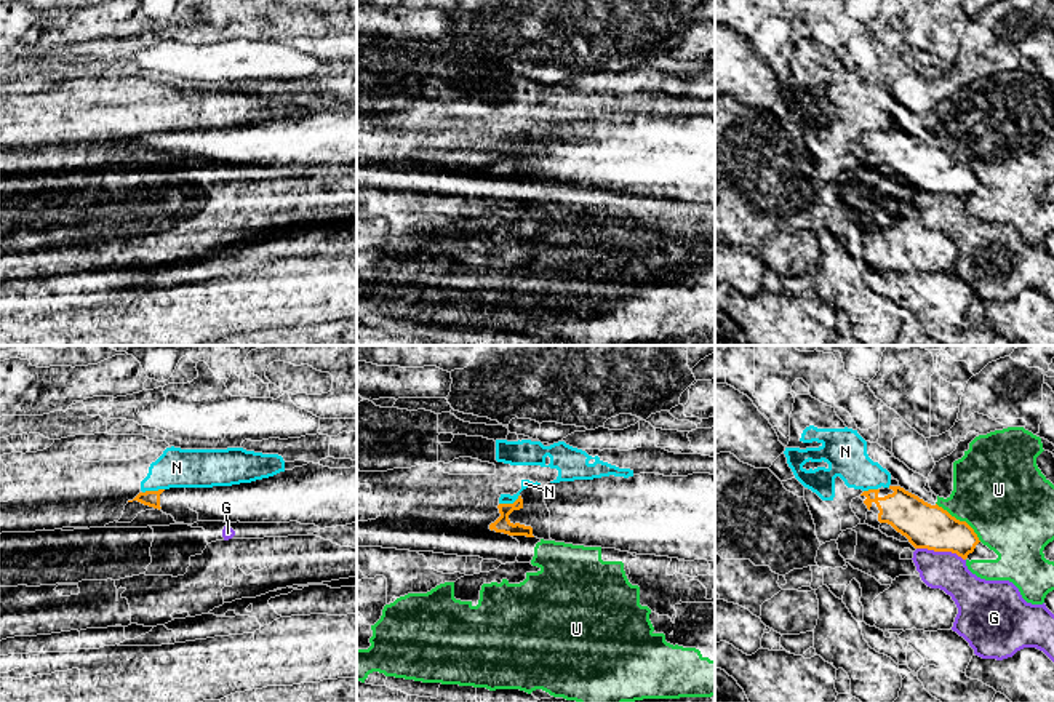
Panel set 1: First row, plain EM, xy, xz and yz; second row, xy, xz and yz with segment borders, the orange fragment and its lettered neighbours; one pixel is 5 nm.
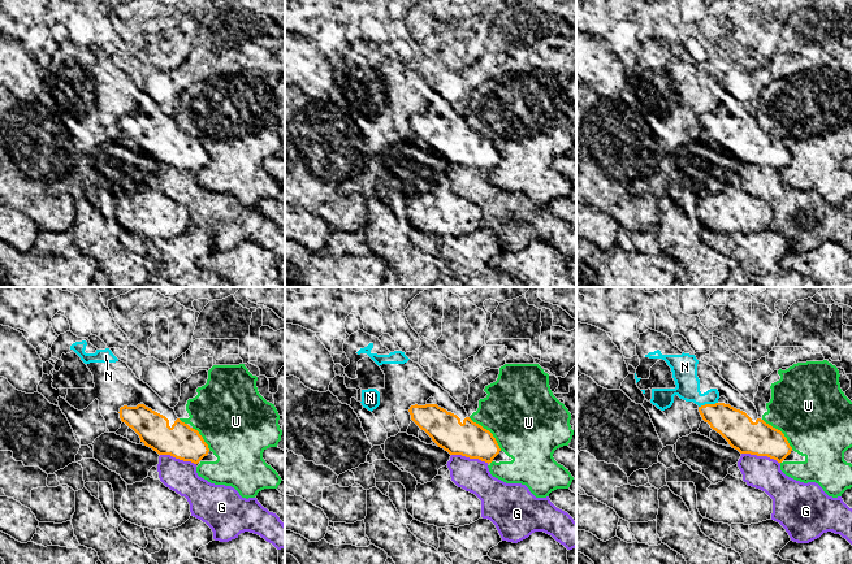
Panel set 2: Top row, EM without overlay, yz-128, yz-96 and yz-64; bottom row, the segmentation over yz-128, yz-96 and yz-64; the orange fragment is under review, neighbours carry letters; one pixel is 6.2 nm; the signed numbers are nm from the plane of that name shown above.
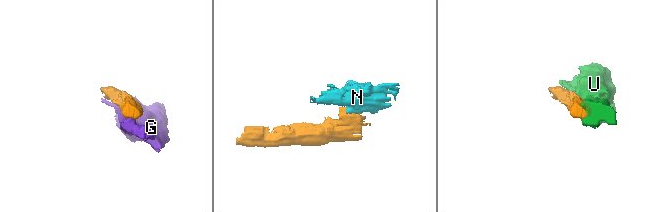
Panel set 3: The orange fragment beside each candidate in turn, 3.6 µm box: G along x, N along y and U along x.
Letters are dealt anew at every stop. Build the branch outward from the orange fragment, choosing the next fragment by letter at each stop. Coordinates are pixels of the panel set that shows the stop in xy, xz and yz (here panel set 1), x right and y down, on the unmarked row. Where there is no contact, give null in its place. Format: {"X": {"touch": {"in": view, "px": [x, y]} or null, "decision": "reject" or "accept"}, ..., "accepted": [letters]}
{"G": {"touch": {"in": "yz", "px": [941, 192]}, "decision": "reject"}, "N": {"touch": {"in": "xy", "px": [152, 133]}, "decision": "reject"}, "U": {"touch": {"in": "yz", "px": [958, 162]}, "decision": "reject"}, "accepted": []}

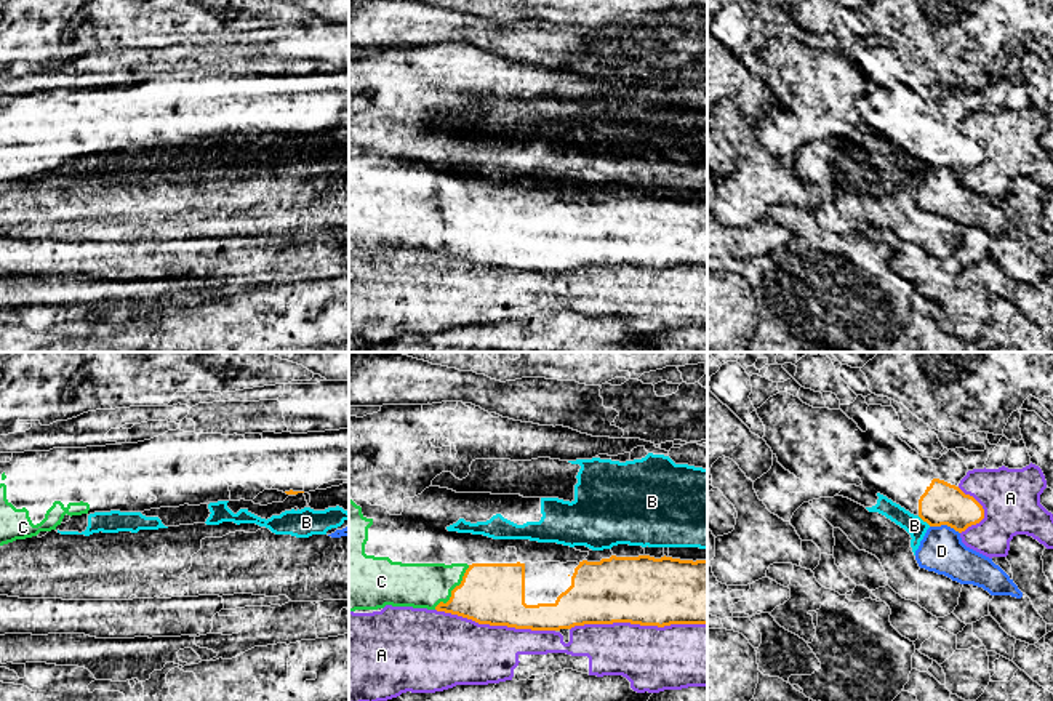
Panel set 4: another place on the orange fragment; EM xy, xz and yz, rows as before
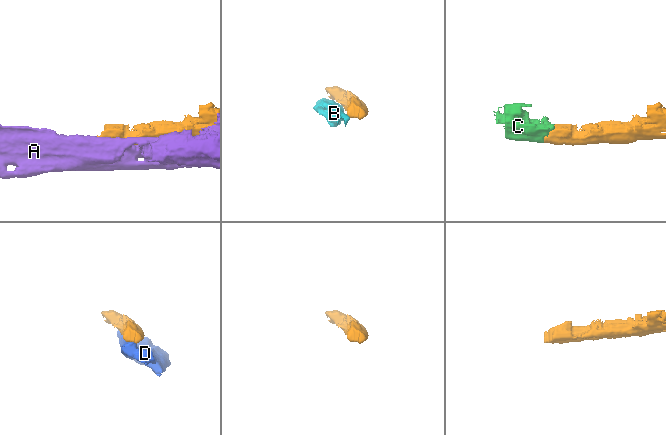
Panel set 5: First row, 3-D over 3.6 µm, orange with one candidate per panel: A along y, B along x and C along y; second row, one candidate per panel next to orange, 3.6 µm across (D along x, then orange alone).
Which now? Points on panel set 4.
{"A": {"touch": {"in": "xz", "px": [637, 264]}, "decision": "reject"}, "B": {"touch": {"in": "yz", "px": [924, 162]}, "decision": "reject"}, "C": {"touch": {"in": "xz", "px": [453, 231]}, "decision": "accept"}, "D": {"touch": {"in": "yz", "px": [944, 165]}, "decision": "reject"}, "accepted": ["C"]}

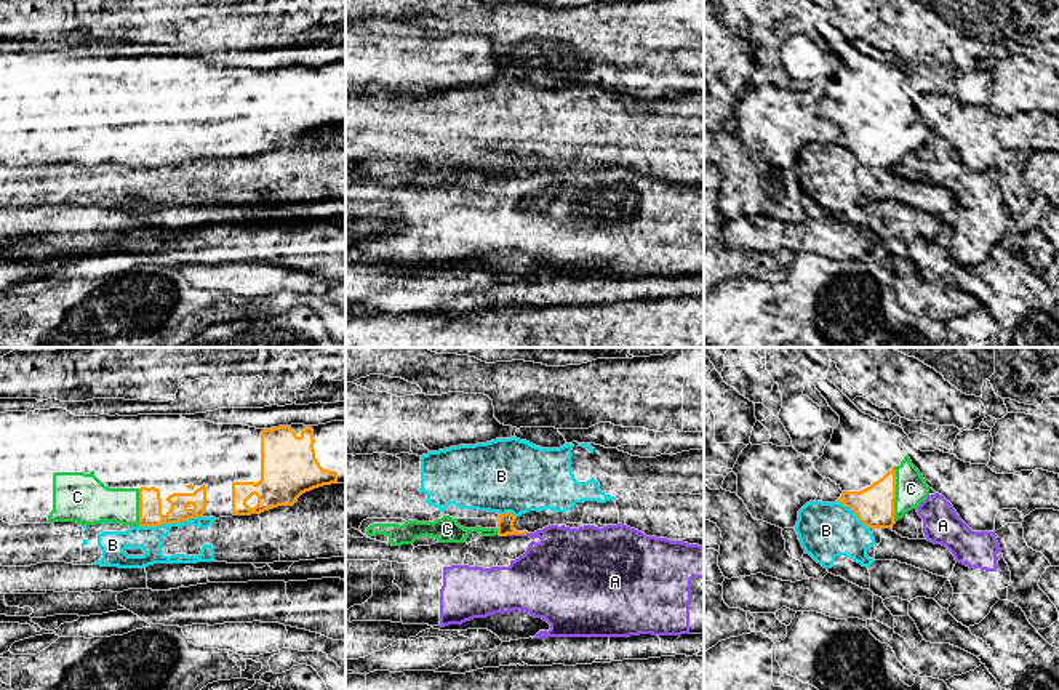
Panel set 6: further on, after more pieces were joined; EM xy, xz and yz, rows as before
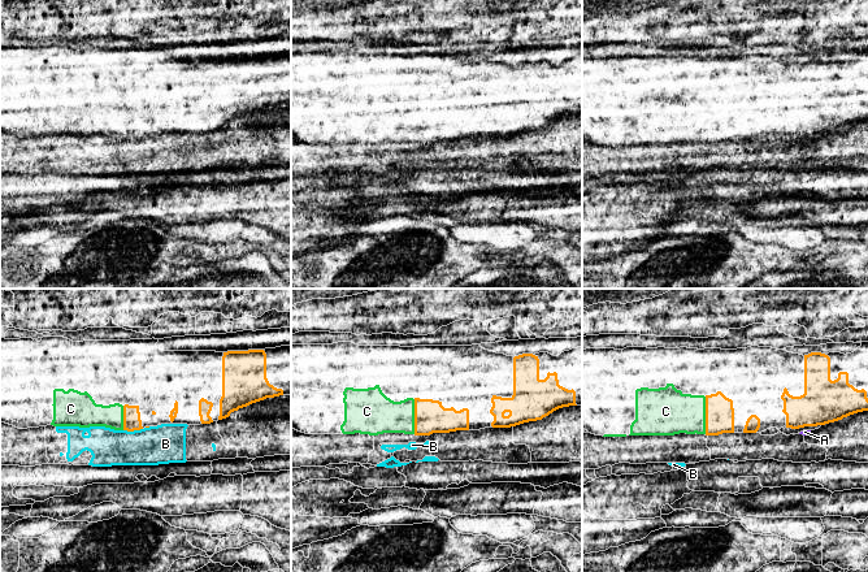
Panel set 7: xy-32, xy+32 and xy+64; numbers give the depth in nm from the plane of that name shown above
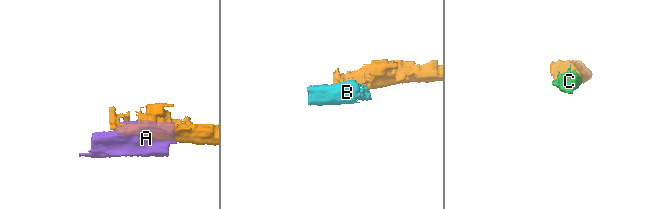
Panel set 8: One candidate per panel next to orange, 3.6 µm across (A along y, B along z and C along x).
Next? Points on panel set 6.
{"A": {"touch": {"in": "xz", "px": [515, 175]}, "decision": "reject"}, "B": {"touch": {"in": "xy", "px": [170, 164]}, "decision": "reject"}, "C": {"touch": {"in": "yz", "px": [895, 136]}, "decision": "accept"}, "accepted": ["C"]}

